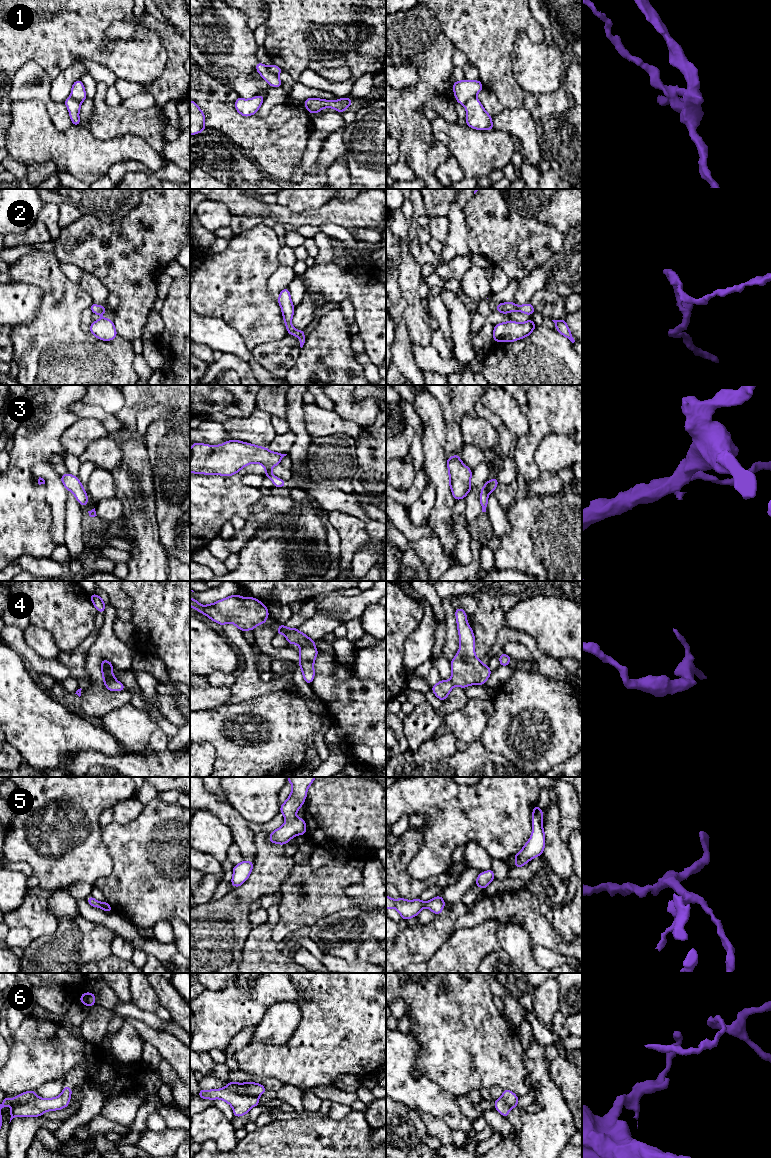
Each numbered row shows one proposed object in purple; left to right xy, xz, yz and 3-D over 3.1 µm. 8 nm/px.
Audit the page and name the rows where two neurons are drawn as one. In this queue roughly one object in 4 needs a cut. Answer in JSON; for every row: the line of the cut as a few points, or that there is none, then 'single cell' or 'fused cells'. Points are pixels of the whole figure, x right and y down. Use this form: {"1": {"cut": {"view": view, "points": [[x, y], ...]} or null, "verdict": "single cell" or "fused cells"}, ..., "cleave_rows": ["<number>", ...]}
{"1": {"cut": {"view": "xz", "points": [[267, 67], [277, 76]]}, "verdict": "fused cells"}, "2": {"cut": null, "verdict": "single cell"}, "3": {"cut": null, "verdict": "single cell"}, "4": {"cut": null, "verdict": "single cell"}, "5": {"cut": null, "verdict": "single cell"}, "6": {"cut": {"view": "xz", "points": [[224, 1087], [240, 1094], [258, 1097]]}, "verdict": "fused cells"}, "cleave_rows": ["1", "6"]}

